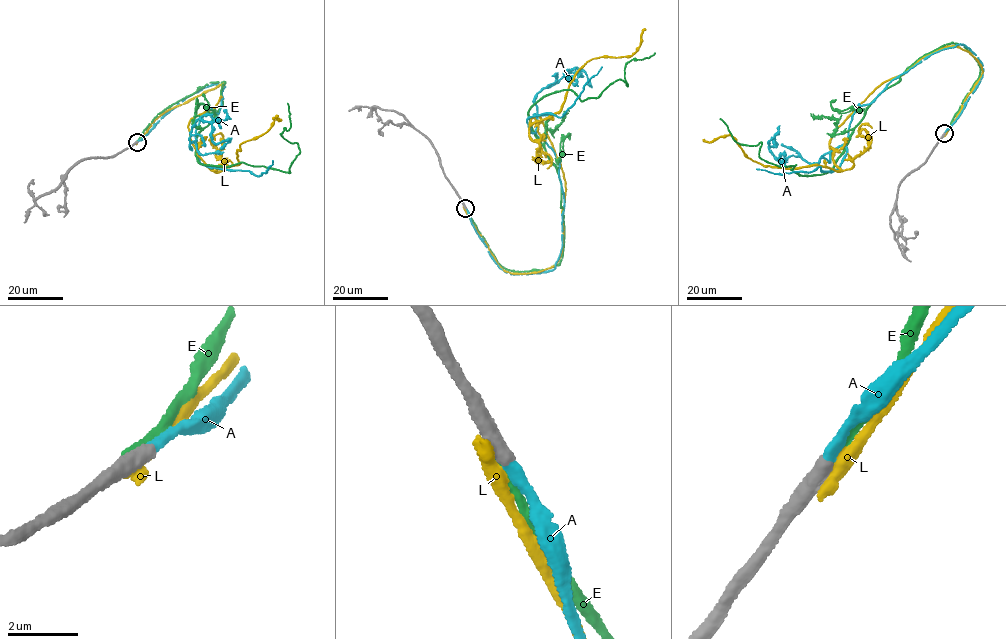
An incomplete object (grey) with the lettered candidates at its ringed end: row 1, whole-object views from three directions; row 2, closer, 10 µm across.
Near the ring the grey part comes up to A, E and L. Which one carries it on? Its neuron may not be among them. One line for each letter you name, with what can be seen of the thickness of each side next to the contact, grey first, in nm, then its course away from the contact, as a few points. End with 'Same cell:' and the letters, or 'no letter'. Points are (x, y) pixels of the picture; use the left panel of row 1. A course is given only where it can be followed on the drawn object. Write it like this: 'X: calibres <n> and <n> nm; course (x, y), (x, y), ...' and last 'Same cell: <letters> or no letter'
A: calibres 440 and 320 nm; course (137, 142), (186, 97), (221, 84), (218, 113), (209, 110), (195, 130), (199, 161), (257, 176), (273, 160)
Same cell: A

